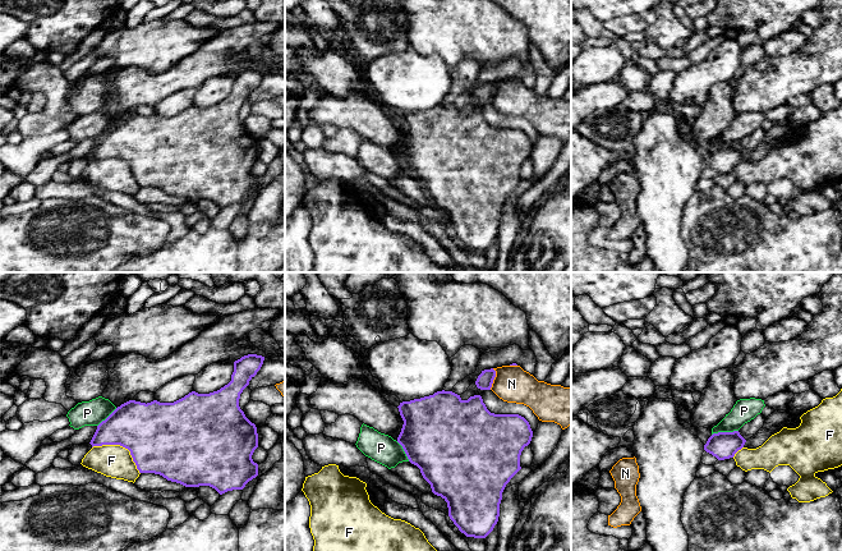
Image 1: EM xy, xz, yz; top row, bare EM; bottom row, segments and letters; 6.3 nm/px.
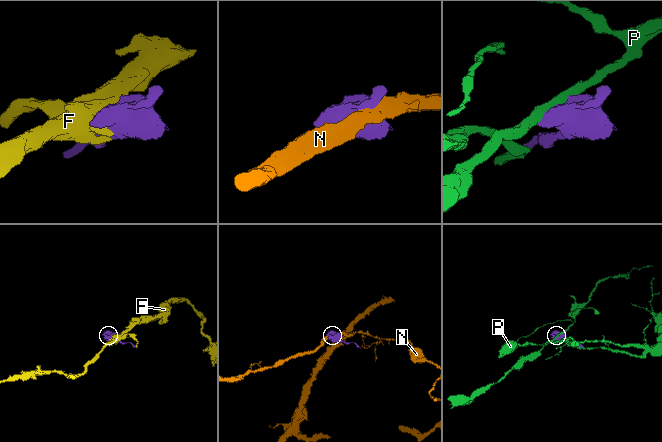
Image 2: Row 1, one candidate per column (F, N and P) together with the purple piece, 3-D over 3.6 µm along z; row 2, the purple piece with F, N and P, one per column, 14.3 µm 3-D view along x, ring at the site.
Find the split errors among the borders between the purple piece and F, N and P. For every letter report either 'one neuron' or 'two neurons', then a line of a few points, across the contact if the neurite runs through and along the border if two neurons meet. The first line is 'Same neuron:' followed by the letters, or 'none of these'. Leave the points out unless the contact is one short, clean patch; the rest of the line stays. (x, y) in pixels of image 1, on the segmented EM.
Same neuron: P
F: two neurons
N: two neurons
P: one neuron

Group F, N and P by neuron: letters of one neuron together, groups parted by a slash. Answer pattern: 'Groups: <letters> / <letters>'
Groups: F / N / P

